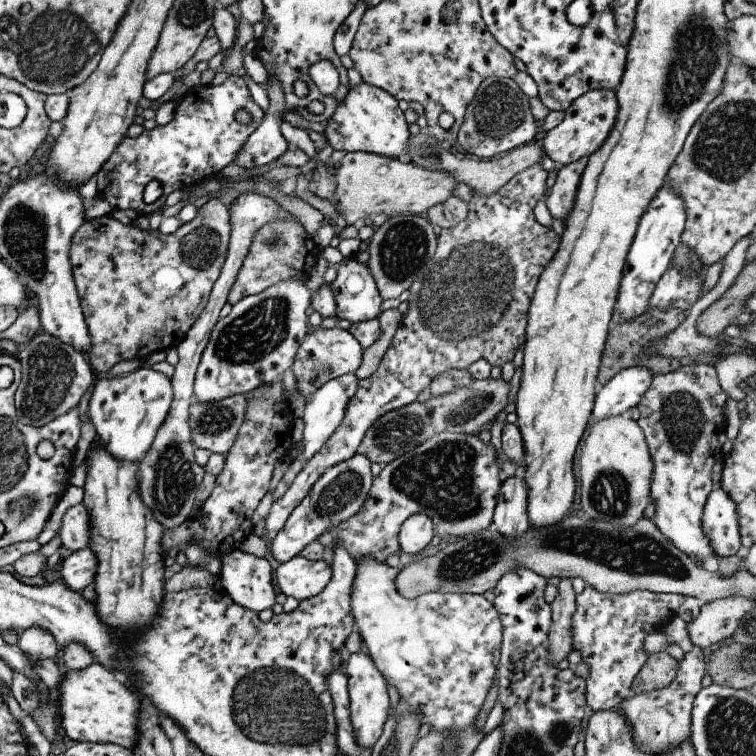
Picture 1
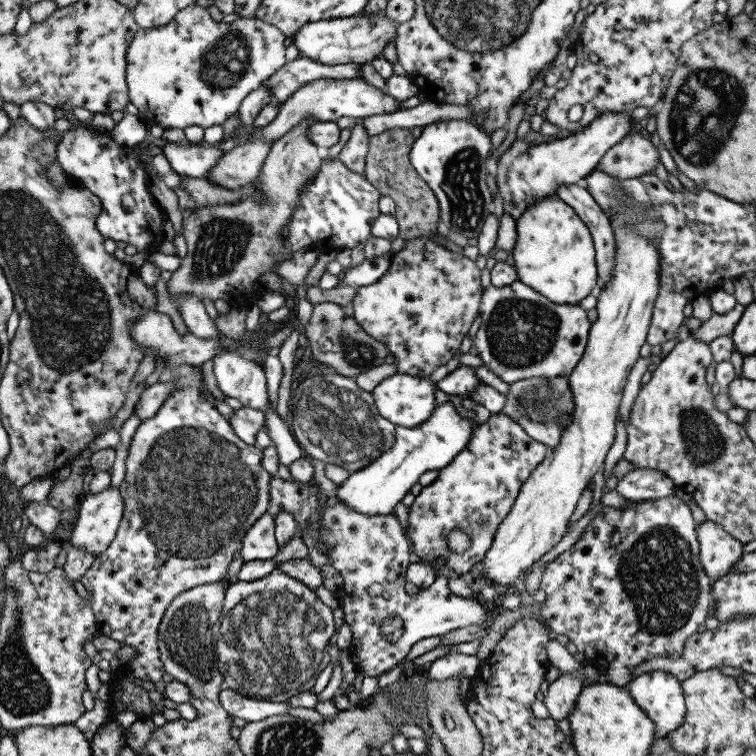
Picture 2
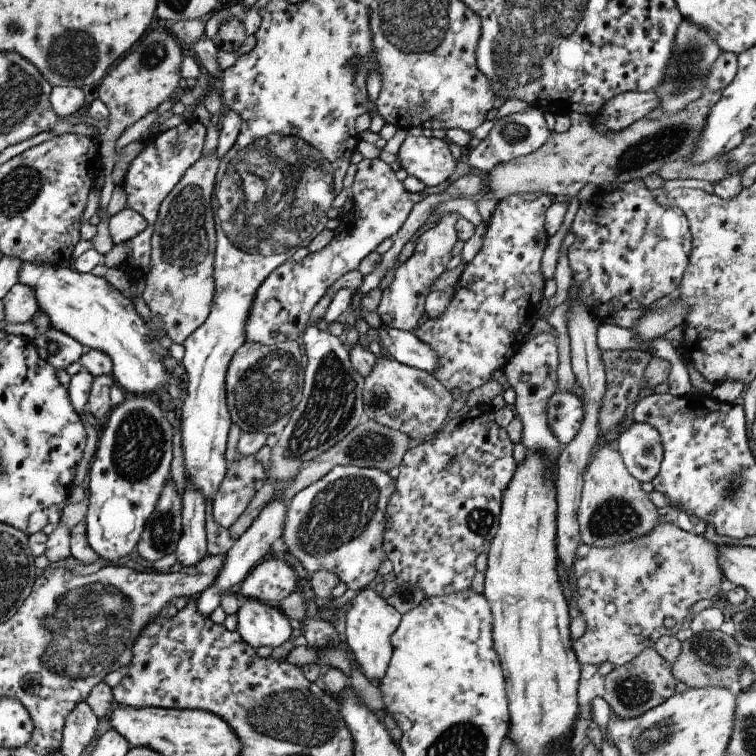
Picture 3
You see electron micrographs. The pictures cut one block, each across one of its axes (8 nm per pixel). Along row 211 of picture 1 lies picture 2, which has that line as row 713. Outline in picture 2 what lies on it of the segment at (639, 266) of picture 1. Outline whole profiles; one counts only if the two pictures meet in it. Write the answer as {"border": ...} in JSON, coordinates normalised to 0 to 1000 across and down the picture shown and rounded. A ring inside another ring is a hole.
{"border":[[[876,885],[843,894],[829,906],[844,935],[865,954],[868,974],[899,962],[907,947],[901,899]]]}

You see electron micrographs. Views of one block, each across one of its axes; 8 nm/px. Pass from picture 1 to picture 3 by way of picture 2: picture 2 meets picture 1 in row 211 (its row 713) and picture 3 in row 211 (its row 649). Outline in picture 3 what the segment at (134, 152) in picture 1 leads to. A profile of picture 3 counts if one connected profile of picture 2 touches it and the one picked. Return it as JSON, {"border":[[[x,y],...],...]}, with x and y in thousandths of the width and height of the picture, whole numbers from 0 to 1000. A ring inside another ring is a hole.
{"border":[[[249,157],[235,168],[193,184],[192,196],[172,214],[160,246],[169,259],[168,275],[185,283],[192,290],[194,302],[163,321],[169,329],[169,339],[159,352],[172,365],[172,373],[179,374],[184,381],[192,378],[193,365],[196,365],[200,349],[200,311],[212,272],[241,233],[269,206],[267,198],[272,179],[274,172],[265,161]]]}

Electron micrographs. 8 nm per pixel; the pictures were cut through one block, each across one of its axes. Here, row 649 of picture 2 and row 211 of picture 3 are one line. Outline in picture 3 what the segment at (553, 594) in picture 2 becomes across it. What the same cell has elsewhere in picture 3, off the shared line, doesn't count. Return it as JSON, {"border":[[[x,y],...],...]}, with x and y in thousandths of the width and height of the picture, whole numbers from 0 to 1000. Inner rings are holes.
{"border":[[[849,237],[820,243],[815,251],[792,251],[780,265],[767,267],[753,307],[762,313],[750,332],[758,370],[766,382],[763,392],[788,415],[857,403],[888,389],[898,380],[911,349],[917,317],[905,280],[870,270]]]}

